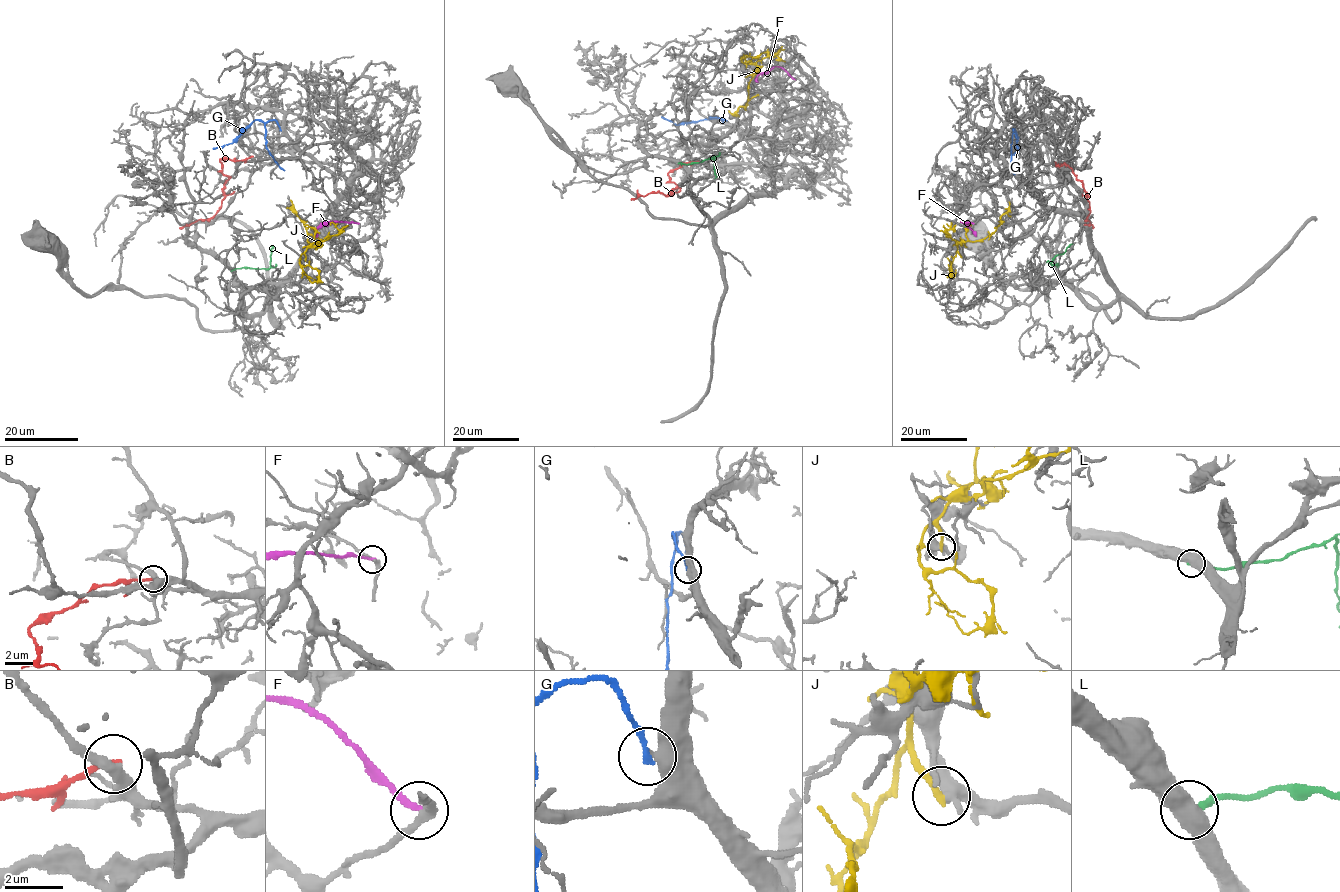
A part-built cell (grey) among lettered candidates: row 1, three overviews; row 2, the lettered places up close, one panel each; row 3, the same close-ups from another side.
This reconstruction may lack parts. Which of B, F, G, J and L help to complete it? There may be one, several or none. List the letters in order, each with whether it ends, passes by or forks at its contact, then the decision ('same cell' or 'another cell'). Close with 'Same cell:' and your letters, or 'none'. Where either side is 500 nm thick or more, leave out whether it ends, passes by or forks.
B: it ends | another cell
F: it ends | another cell
G: another cell
J: it ends | another cell
L: another cell
Same cell: none

